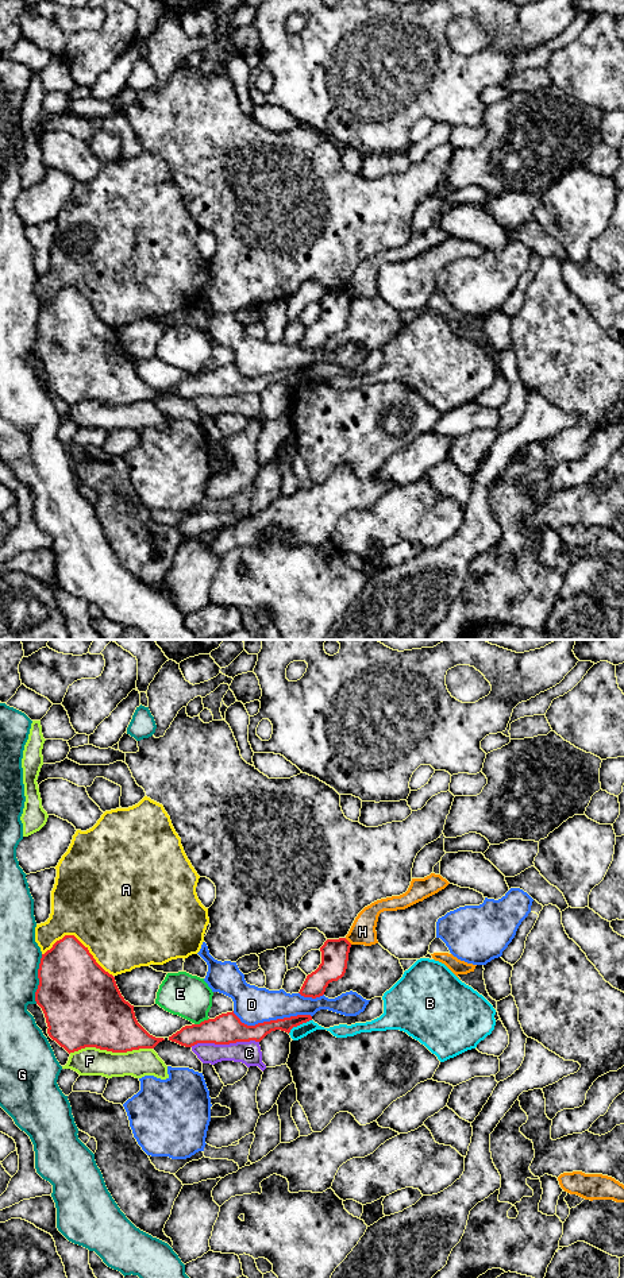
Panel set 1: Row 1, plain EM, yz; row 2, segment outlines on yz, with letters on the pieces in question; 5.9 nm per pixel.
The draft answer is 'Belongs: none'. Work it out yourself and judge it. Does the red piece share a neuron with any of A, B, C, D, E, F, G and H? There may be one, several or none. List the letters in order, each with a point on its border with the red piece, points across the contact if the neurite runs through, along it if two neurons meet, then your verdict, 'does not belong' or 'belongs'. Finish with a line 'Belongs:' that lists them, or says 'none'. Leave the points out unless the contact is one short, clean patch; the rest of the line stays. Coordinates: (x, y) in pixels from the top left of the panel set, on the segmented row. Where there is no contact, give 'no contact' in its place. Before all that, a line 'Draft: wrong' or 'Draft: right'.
Draft: right
A: meets red in yz at (79, 941); does not belong
B: meets red in yz at (299, 1024); border along yz (311, 1019), (295, 1026), (288, 1033); does not belong
C: meets red in yz at (224, 1043); does not belong
D: meets red in yz at (272, 1020); does not belong
E: meets red in yz at (201, 1022); does not belong
F: meets red in yz at (110, 1050); does not belong
G: meets red in yz at (38, 977); does not belong
H: meets red in yz at (347, 941); border along yz (345, 938), (351, 943); does not belong
Belongs: none

